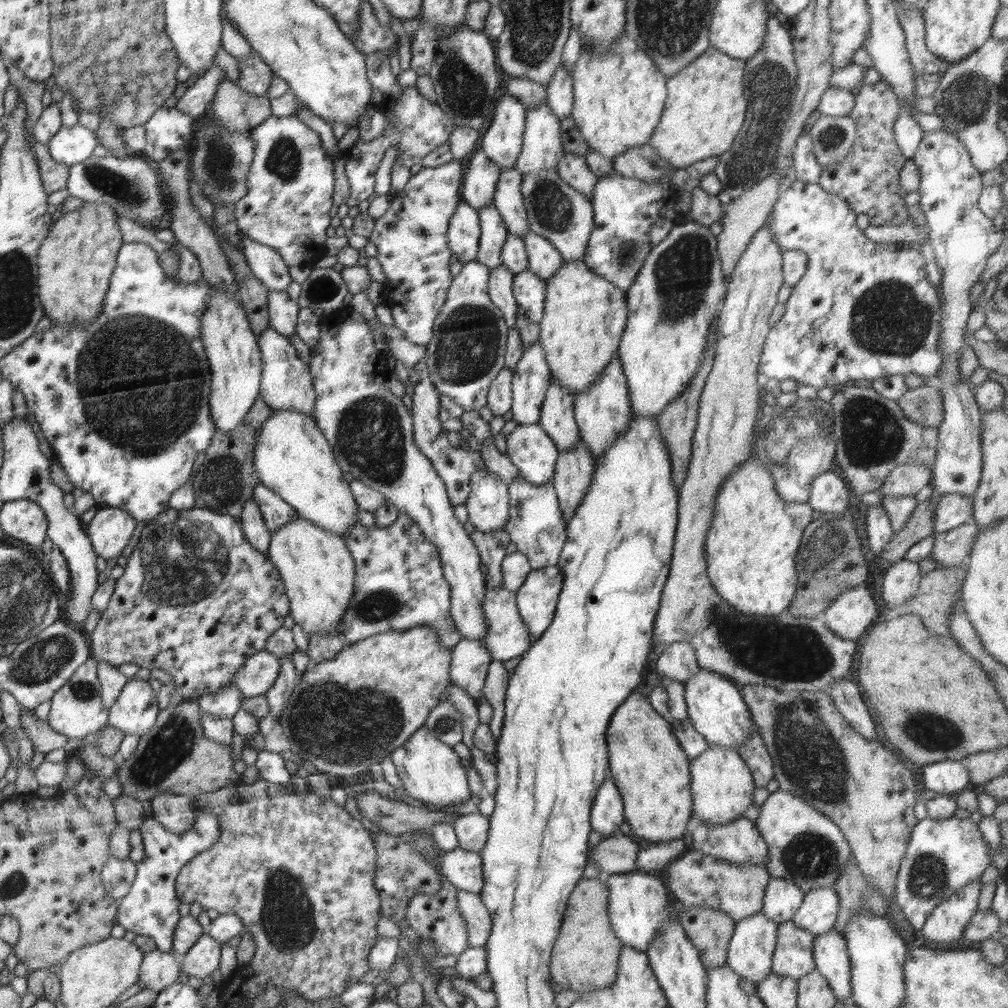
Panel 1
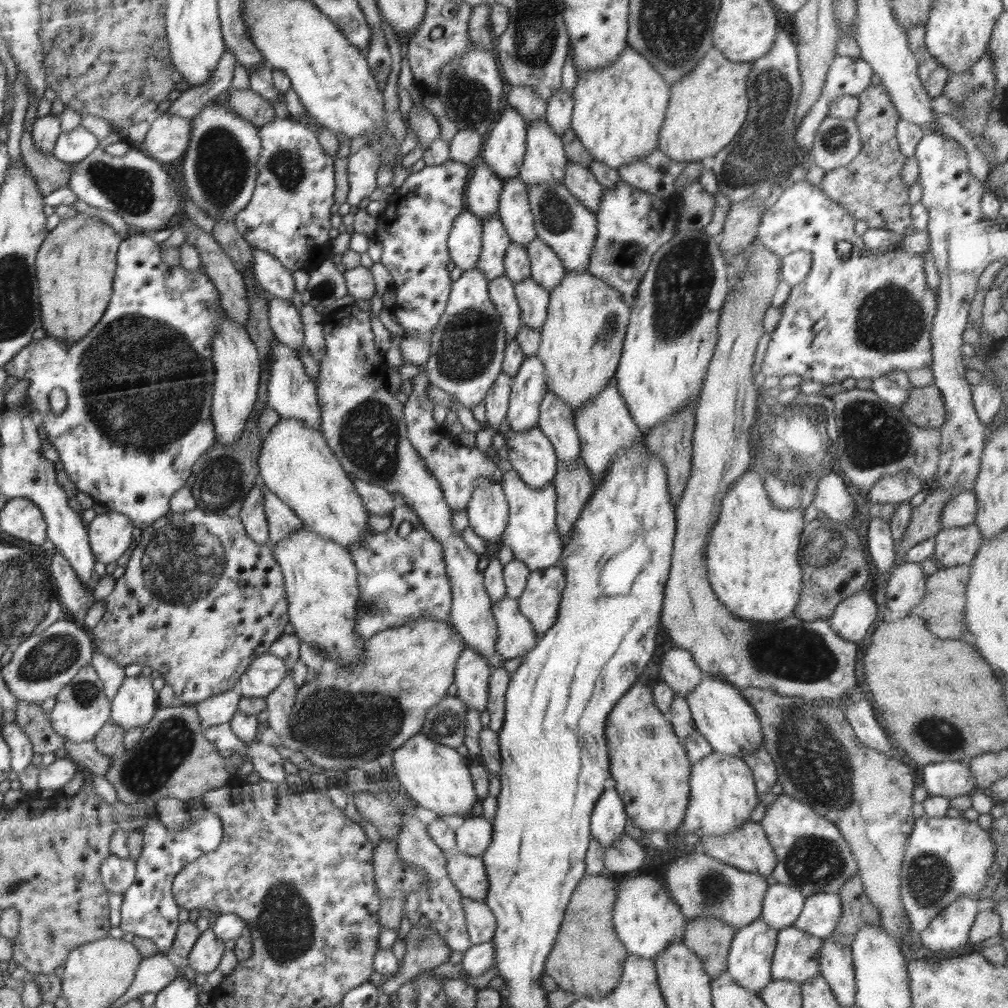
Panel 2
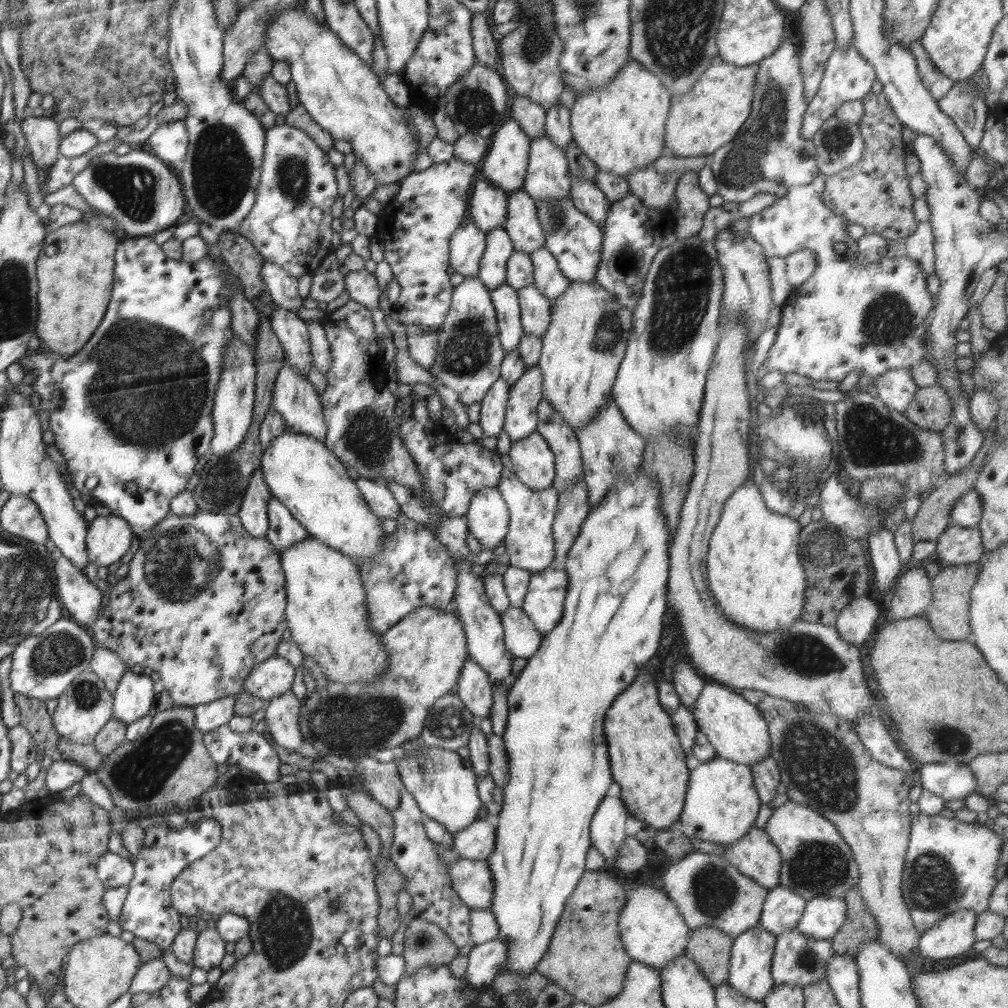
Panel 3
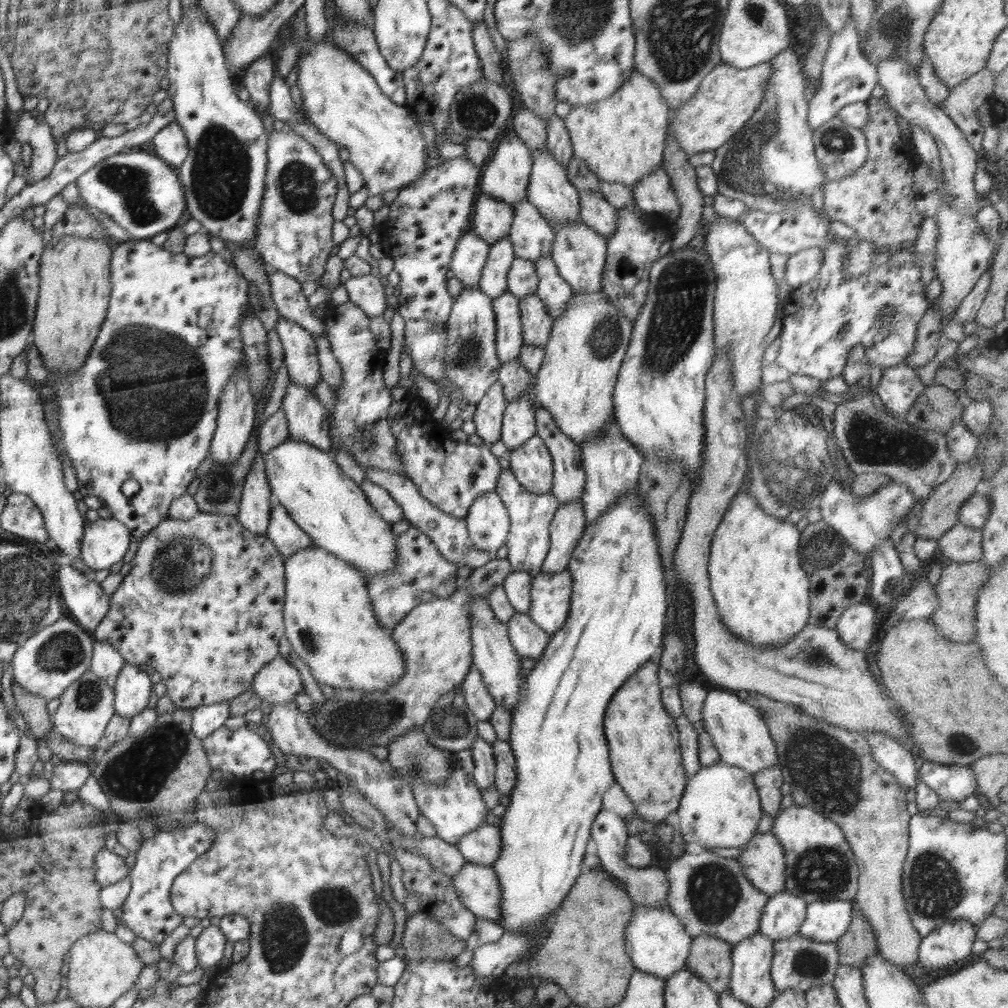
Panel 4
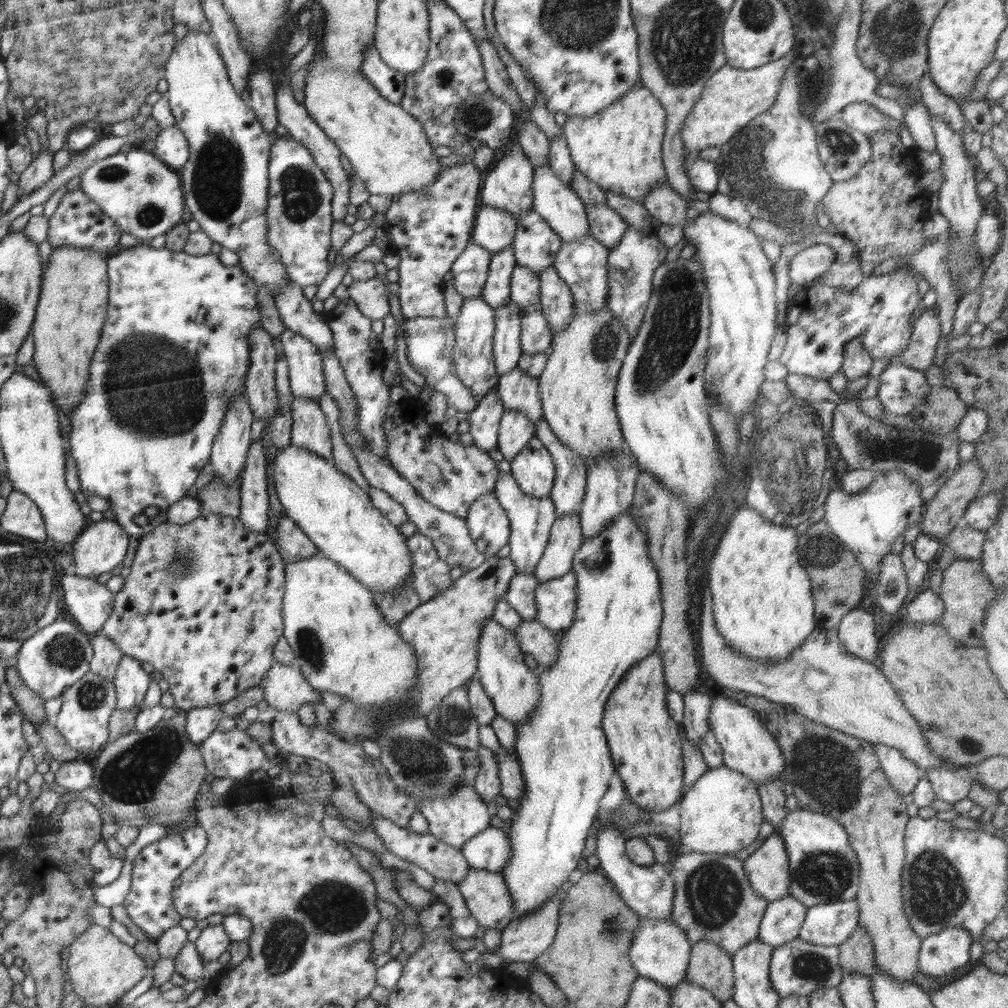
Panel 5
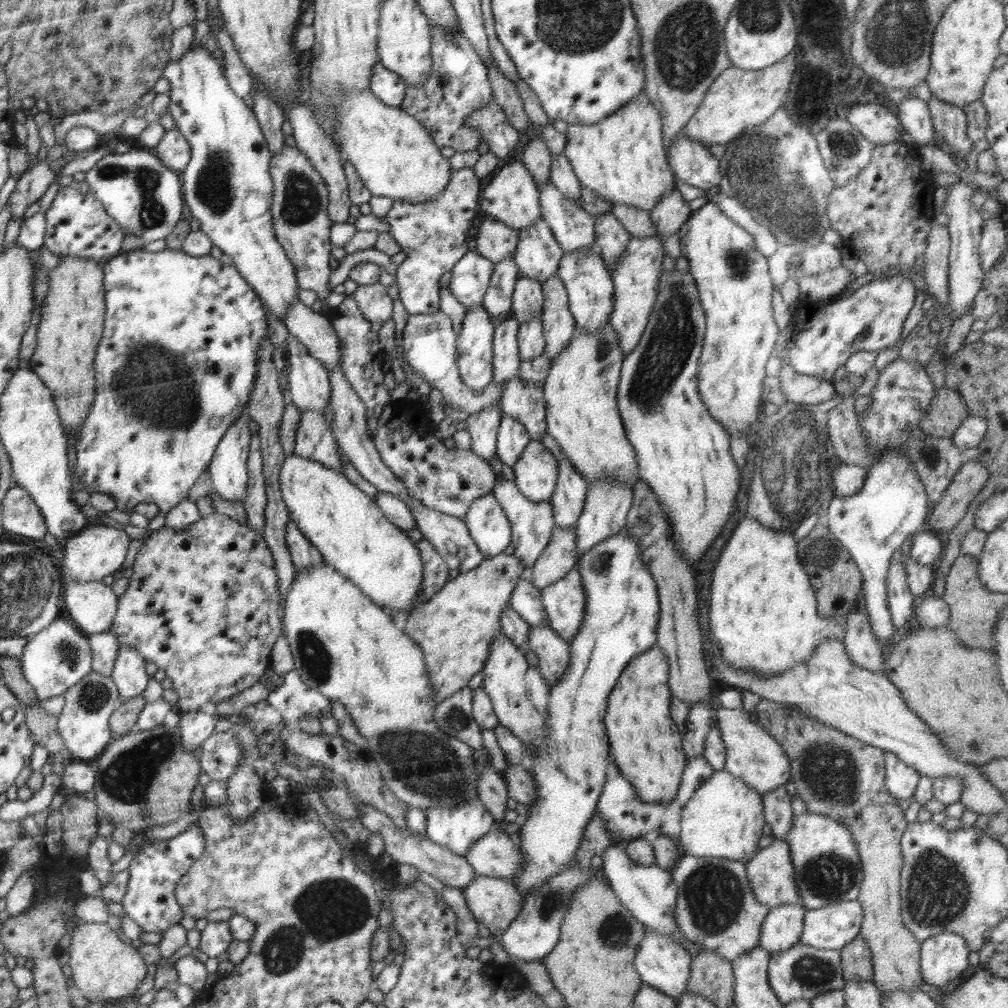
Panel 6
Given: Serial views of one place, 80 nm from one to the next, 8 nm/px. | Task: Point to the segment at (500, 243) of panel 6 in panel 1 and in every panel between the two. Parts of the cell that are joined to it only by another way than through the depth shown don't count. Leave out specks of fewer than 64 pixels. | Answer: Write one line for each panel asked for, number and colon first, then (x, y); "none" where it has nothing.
1: (478, 189)
2: (482, 192)
3: (487, 205)
4: (491, 220)
5: (494, 230)

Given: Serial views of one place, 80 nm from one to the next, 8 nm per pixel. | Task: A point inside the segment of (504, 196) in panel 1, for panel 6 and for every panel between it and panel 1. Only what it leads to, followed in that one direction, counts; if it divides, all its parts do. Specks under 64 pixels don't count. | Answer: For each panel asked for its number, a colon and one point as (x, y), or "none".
2: (514, 211)
3: (522, 225)
4: (532, 237)
5: (535, 245)
6: (538, 254)

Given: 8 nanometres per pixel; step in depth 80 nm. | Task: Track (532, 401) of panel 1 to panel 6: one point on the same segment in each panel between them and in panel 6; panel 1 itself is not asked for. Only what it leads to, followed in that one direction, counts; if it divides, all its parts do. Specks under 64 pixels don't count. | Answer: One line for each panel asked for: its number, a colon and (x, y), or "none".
2: (528, 388)
3: (521, 418)
4: (519, 421)
5: (515, 430)
6: (512, 439)

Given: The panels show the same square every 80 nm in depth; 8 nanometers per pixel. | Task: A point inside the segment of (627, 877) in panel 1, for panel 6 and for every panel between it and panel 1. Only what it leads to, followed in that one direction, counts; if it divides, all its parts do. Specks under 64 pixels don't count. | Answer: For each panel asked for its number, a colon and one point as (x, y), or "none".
2: (646, 919)
3: (652, 930)
4: (657, 943)
5: (661, 951)
6: (661, 962)

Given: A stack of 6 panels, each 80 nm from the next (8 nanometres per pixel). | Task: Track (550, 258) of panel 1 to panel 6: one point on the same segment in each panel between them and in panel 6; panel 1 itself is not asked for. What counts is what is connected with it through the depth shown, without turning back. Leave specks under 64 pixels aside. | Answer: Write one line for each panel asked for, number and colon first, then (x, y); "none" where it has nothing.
2: (547, 269)
3: (549, 280)
4: (552, 288)
5: (556, 298)
6: (558, 323)

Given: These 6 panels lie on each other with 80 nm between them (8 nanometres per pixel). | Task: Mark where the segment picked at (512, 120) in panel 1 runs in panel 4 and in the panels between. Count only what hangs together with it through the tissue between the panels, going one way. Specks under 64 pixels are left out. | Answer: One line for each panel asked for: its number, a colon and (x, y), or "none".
2: (504, 147)
3: (505, 165)
4: (507, 175)

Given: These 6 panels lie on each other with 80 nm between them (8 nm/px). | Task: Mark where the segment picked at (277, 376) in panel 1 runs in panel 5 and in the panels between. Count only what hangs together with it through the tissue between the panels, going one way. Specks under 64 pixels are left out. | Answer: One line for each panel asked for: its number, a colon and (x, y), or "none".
2: (291, 393)
3: (294, 398)
4: (307, 417)
5: (310, 431)

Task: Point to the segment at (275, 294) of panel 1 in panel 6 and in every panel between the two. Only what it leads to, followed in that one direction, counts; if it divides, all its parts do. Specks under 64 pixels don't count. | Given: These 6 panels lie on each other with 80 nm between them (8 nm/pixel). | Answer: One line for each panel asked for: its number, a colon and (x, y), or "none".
2: (285, 321)
3: (292, 331)
4: (300, 350)
5: (306, 376)
6: (309, 386)

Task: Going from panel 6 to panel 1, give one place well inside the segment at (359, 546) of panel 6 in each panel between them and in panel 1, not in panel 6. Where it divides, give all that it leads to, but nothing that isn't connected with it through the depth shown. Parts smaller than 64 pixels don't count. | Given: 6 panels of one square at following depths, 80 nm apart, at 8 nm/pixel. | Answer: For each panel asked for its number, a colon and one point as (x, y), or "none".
1: (292, 457)
2: (295, 464)
3: (312, 483)
4: (325, 503)
5: (332, 511)

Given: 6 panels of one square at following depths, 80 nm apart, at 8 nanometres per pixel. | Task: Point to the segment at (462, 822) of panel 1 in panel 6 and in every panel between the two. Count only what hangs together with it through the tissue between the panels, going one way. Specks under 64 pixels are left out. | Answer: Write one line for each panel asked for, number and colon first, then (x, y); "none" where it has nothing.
2: (473, 837)
3: (476, 842)
4: (482, 846)
5: (489, 850)
6: (497, 854)

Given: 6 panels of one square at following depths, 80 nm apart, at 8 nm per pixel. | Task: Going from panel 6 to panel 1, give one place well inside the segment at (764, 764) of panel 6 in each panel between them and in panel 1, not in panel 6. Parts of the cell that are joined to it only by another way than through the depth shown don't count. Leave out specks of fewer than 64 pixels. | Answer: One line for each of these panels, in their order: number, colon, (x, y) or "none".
1: (715, 707)
2: (726, 720)
3: (735, 728)
4: (741, 736)
5: (749, 748)

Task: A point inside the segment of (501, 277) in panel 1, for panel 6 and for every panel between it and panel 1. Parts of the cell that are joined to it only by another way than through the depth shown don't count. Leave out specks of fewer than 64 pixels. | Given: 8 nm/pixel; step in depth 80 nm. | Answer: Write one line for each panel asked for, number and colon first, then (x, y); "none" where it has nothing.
2: (501, 290)
3: (506, 303)
4: (509, 340)
5: (507, 351)
6: (506, 361)

